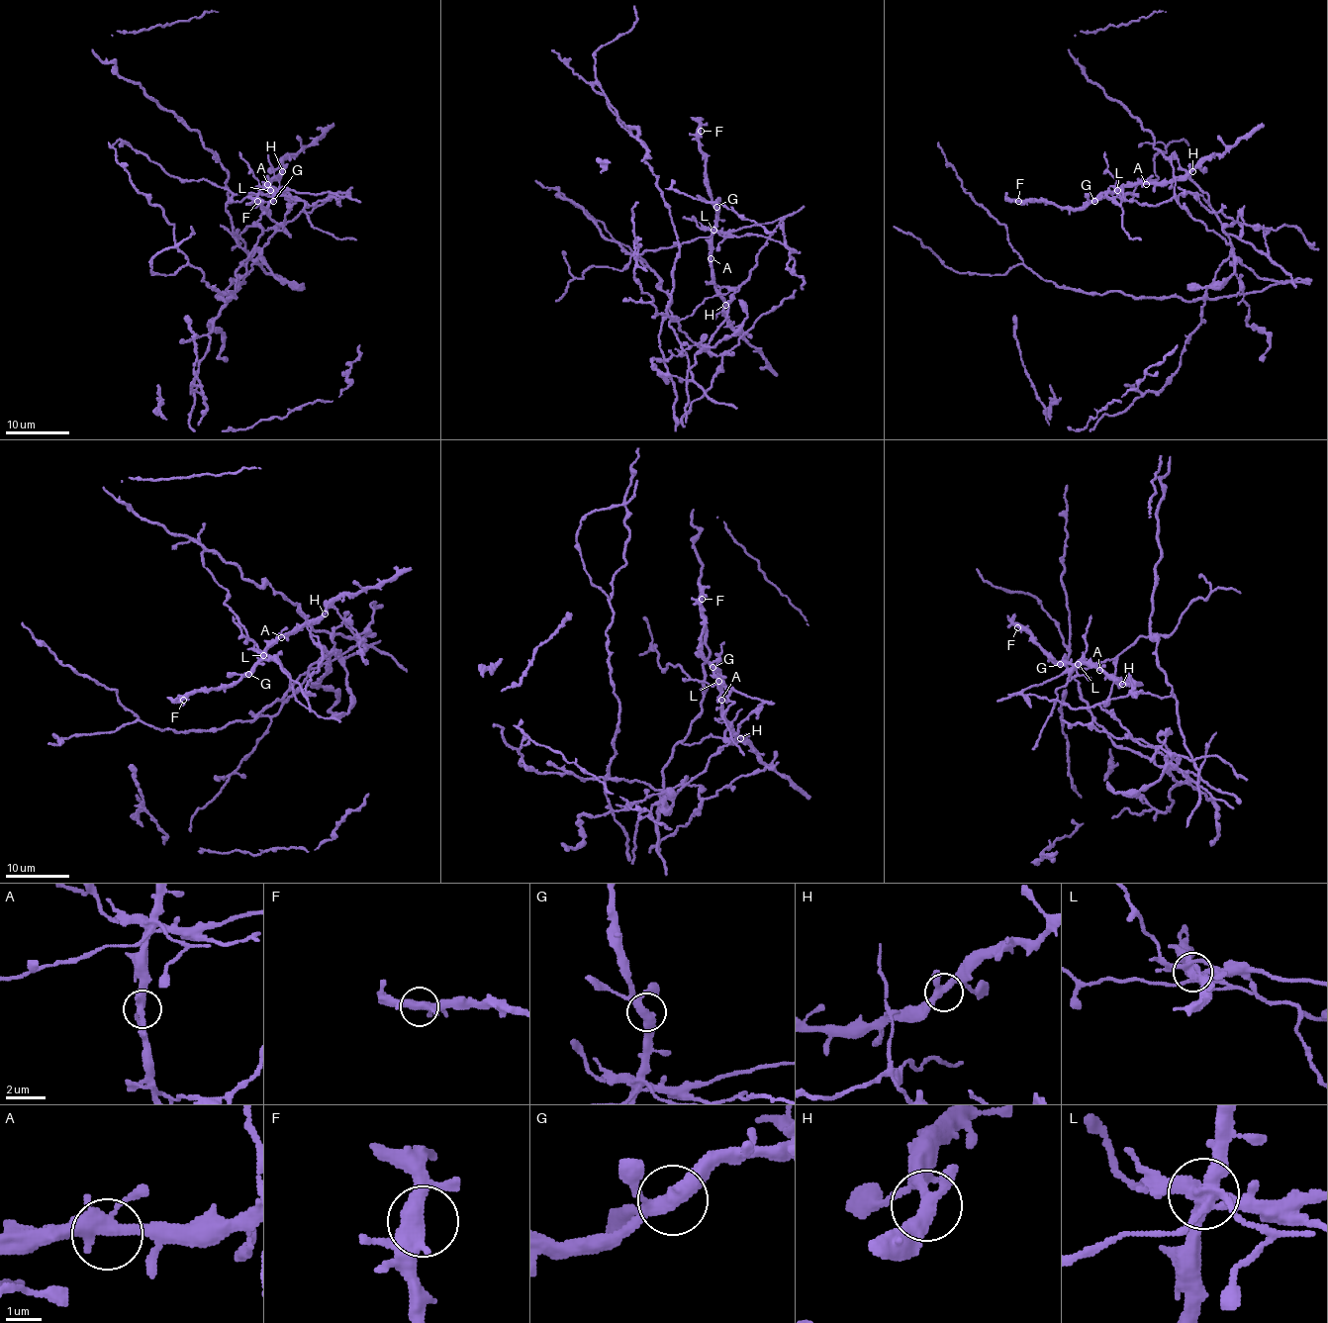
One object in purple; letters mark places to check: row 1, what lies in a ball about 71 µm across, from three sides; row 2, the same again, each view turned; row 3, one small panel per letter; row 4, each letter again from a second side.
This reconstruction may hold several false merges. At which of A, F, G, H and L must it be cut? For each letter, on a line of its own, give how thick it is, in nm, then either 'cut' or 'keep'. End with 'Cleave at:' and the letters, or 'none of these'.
A: 360 nm | keep
F: 400 nm | keep
G: 360 nm | keep
H: 320 nm | keep
L: 440 nm | cut
Cleave at: L

